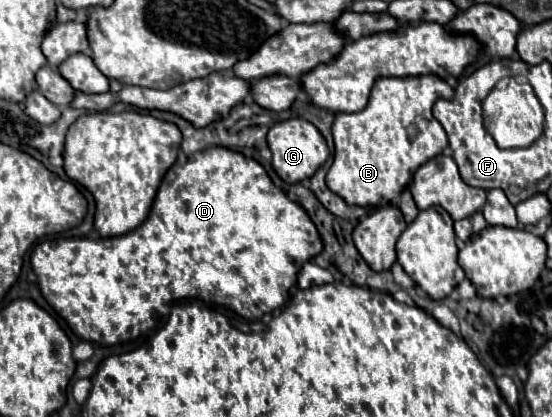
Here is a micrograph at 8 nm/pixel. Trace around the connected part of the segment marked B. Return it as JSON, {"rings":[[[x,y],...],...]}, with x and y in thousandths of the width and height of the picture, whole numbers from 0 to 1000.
{"rings":[[[737,182],[737,187],[687,187],[672,216],[668,249],[654,269],[611,273],[603,293],[607,374],[592,412],[592,446],[618,470],[632,494],[683,494],[708,484],[737,451],[748,417],[774,384],[795,374],[810,355],[803,302],[784,283],[781,259],[795,235],[817,235],[821,211],[792,182]]]}

